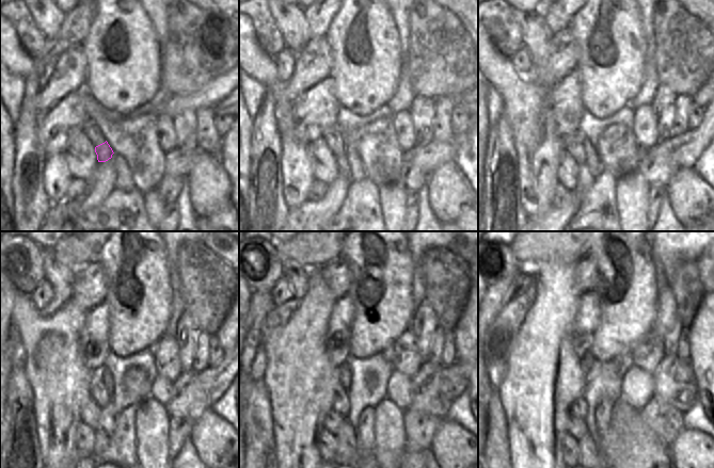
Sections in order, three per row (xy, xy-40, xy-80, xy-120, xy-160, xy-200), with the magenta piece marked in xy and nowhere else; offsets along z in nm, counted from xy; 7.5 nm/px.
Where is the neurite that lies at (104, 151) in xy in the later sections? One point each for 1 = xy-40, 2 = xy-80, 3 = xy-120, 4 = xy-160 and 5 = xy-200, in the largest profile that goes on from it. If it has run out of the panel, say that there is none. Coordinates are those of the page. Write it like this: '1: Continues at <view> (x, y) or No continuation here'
1: Continues at xy-40 (343, 165)
2: Continues at xy-80 (585, 179)
3: Continues at xy-120 (105, 429)
4: Continues at xy-160 (347, 448)
5: Continues at xy-200 (588, 448)

